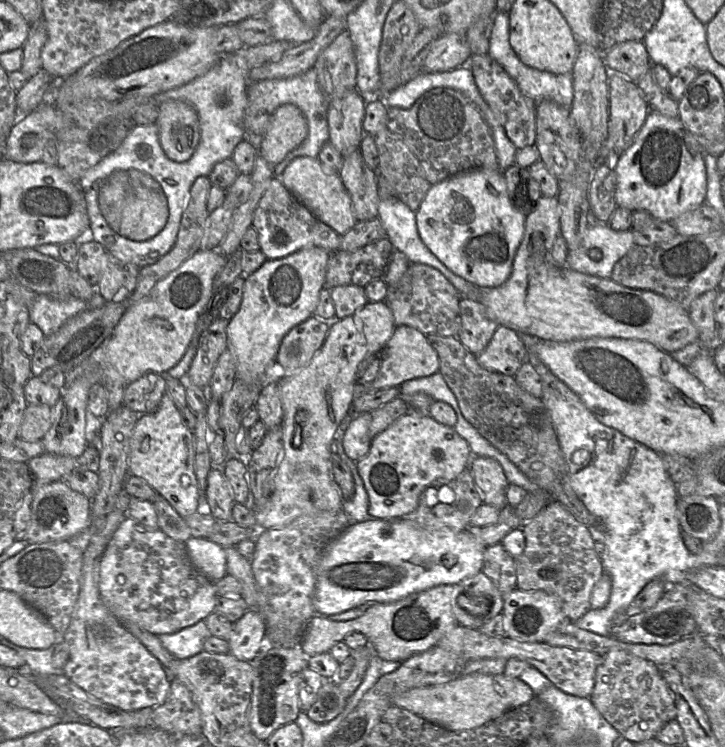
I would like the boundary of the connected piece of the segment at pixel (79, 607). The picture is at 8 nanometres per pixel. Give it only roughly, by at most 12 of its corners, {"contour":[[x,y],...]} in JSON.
{"contour":[[123,489],[83,552],[62,673],[122,710],[156,707],[171,676],[108,610],[100,560]]}

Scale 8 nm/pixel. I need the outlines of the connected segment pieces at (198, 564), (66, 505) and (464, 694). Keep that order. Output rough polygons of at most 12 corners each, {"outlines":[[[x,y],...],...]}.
{"outlines":[[[195,537],[185,545],[192,564],[209,579],[227,574],[222,546]],[[64,480],[34,481],[29,544],[91,525],[92,500]],[[471,673],[392,698],[448,730],[527,703],[520,678]]]}

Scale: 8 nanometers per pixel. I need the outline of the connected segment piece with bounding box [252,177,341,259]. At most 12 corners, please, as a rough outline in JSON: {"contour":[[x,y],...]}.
{"contour":[[274,177],[252,227],[267,259],[339,250],[341,235]]}

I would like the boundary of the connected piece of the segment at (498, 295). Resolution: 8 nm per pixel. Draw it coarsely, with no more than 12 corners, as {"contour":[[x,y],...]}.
{"contour":[[556,197],[526,215],[513,270],[478,301],[537,339],[698,341],[651,291],[557,266]]}

